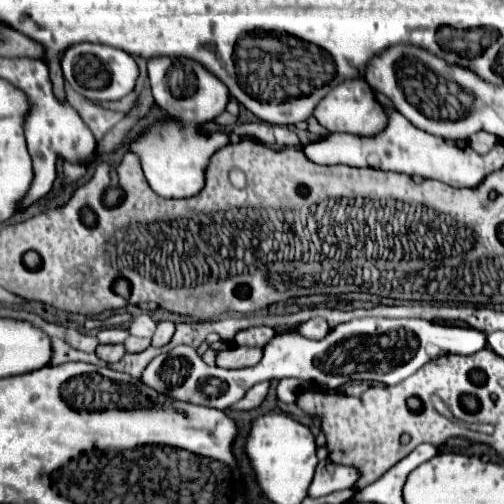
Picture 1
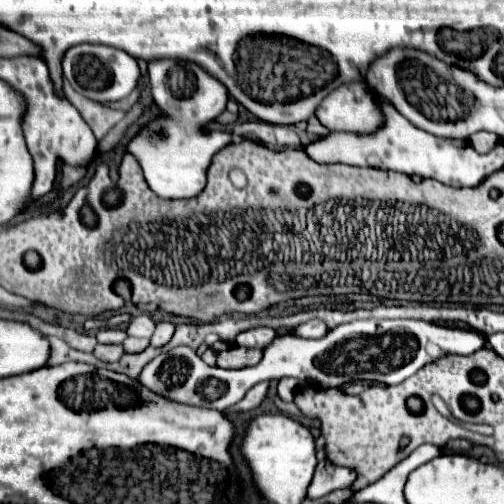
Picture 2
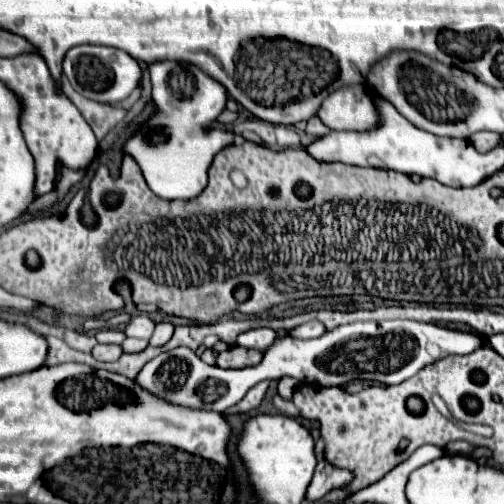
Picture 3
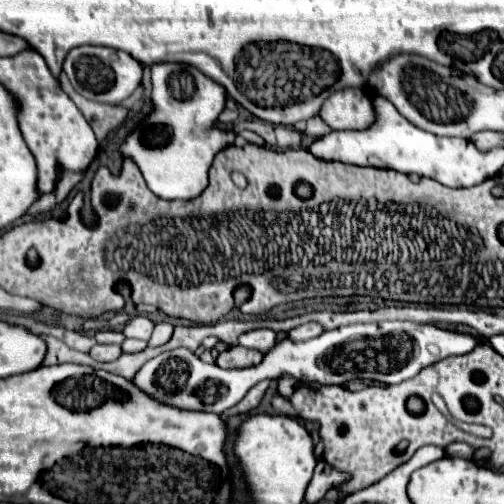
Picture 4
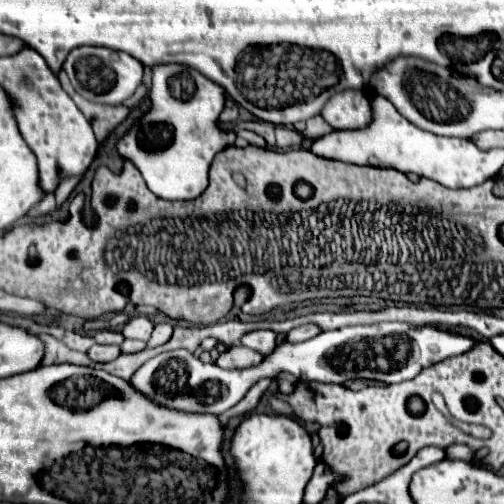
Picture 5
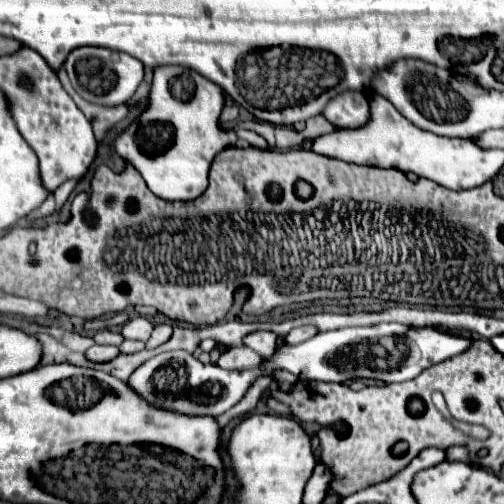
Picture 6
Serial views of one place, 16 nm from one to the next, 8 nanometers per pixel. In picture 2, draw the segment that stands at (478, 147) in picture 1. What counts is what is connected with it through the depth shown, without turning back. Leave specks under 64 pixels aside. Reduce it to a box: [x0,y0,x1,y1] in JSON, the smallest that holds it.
[468,132,502,154]

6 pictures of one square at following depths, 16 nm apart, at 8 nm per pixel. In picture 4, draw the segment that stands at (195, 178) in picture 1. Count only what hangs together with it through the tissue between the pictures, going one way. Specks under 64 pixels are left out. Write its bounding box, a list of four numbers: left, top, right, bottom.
[120,62,234,200]

